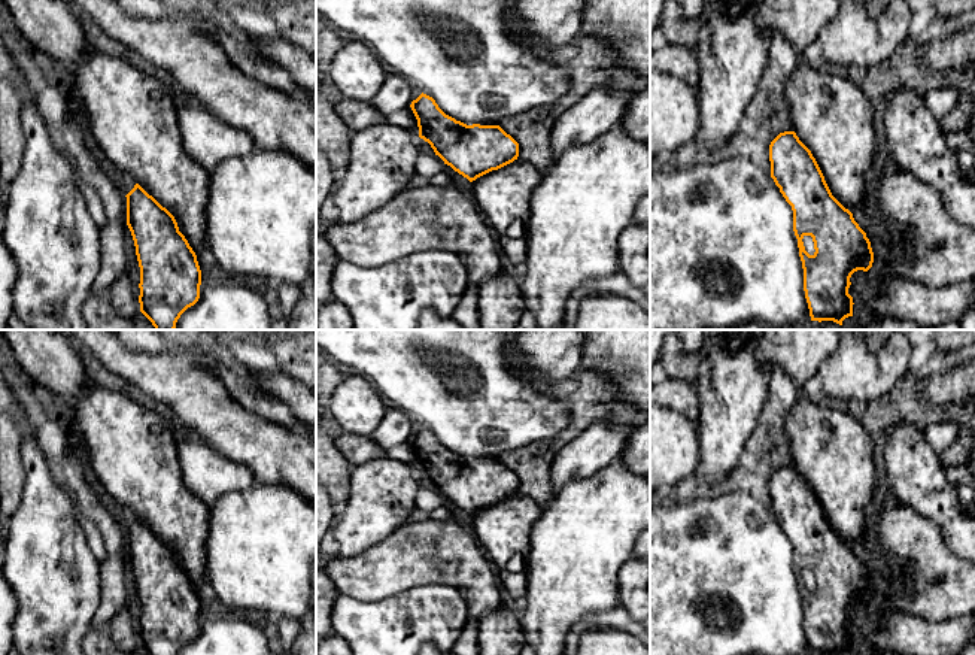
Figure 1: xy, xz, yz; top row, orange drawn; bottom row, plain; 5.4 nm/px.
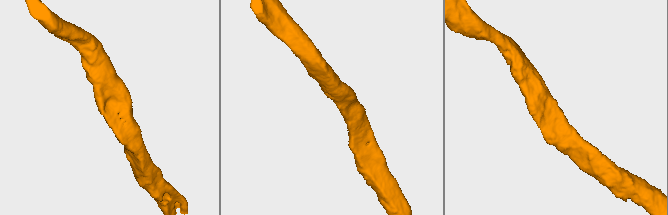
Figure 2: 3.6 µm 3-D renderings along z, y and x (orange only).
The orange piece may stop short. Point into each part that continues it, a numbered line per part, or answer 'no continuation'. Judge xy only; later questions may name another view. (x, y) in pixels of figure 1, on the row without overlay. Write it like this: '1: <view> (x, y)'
1: xy (133, 451)

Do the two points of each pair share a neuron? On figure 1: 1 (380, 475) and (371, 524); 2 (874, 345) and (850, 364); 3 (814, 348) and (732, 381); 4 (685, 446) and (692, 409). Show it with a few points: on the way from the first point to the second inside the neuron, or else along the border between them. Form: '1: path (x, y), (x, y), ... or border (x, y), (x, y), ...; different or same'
1: path (380, 487), (380, 500), (373, 512); same
2: border (883, 345), (875, 352), (866, 346); different
3: border (758, 345), (758, 360), (771, 370); different
4: path (685, 437), (685, 418); same

